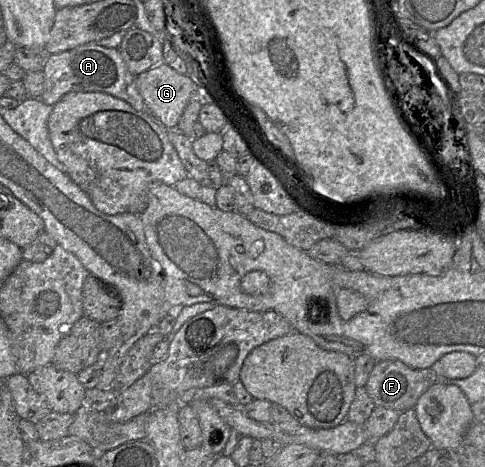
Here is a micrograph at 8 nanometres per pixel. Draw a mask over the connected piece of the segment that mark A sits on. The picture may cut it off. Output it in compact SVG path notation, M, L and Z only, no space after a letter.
M90 42L61 53L47 55L42 72L44 92L40 99L47 105L53 106L70 92L101 92L126 101L139 112L149 113L149 108L136 87L136 76L129 71L117 48L107 48L97 42Z

